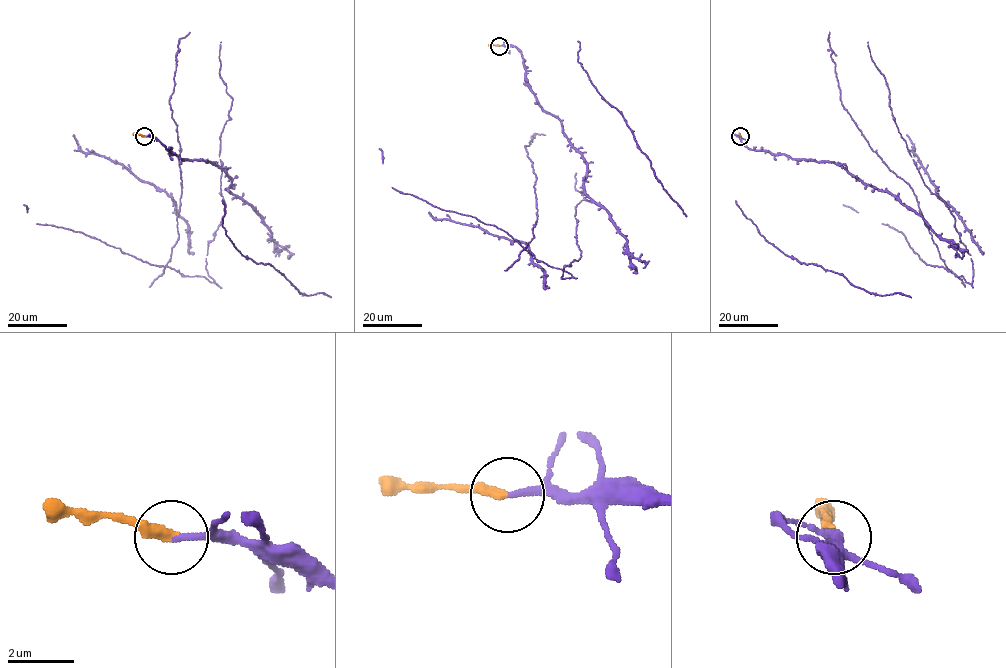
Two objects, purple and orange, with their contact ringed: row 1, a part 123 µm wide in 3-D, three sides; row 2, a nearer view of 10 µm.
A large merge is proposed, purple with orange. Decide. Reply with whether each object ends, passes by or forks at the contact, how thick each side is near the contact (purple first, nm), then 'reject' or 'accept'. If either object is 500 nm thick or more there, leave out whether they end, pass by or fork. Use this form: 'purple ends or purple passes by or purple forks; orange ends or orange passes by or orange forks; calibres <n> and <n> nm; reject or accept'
purple ends; orange ends; calibres 200 and 320 nm; accept

